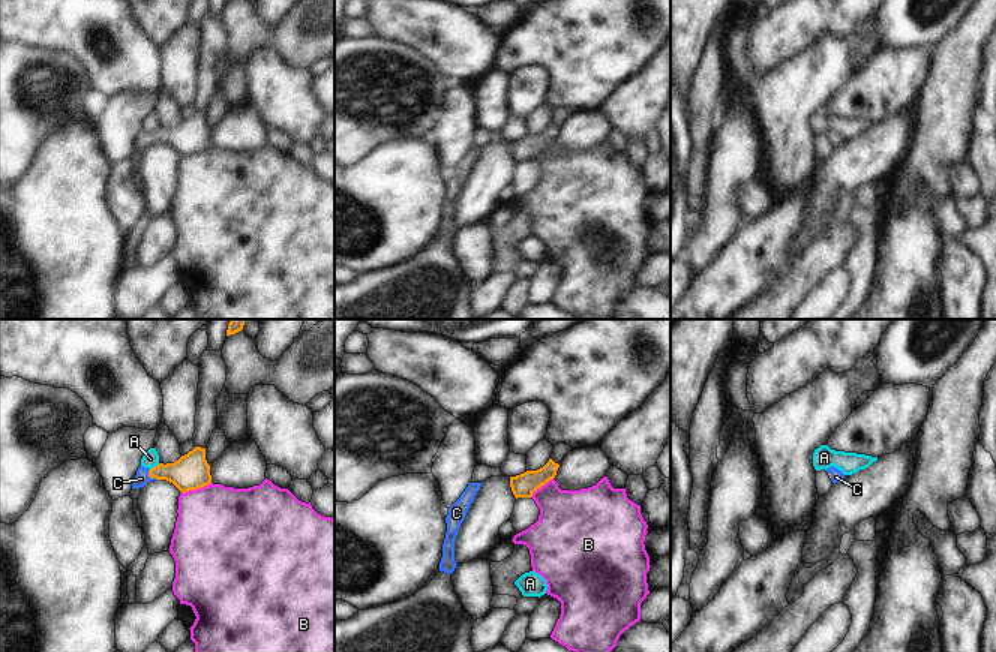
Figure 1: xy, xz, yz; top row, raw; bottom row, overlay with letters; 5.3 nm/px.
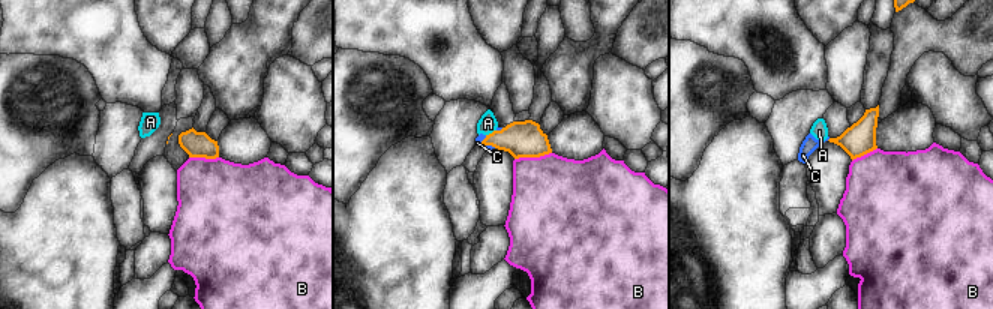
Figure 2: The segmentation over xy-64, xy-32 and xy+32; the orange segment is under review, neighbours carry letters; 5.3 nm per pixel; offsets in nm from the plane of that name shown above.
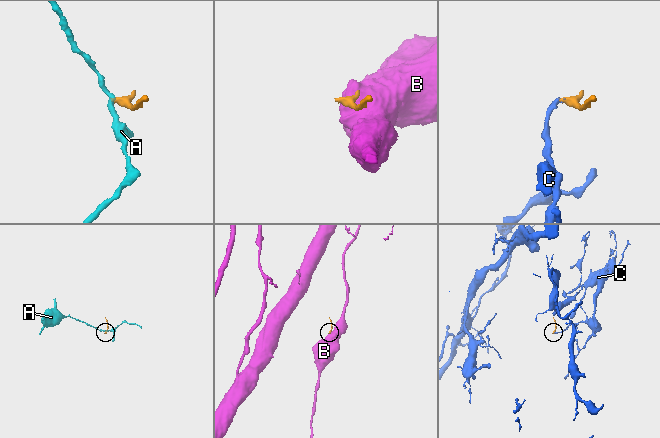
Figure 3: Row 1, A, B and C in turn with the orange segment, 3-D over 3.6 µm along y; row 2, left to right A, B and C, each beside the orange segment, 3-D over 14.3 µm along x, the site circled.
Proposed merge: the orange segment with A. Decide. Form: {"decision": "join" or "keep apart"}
{"decision": "keep apart"}

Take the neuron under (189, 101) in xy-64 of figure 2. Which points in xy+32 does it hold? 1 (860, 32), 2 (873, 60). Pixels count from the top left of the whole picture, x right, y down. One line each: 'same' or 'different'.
1: same
2: different

